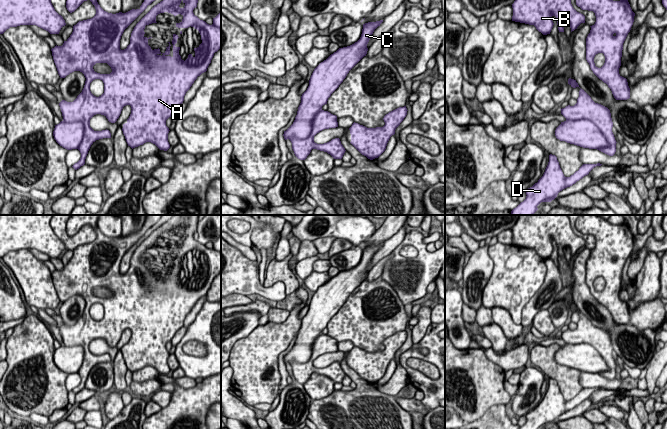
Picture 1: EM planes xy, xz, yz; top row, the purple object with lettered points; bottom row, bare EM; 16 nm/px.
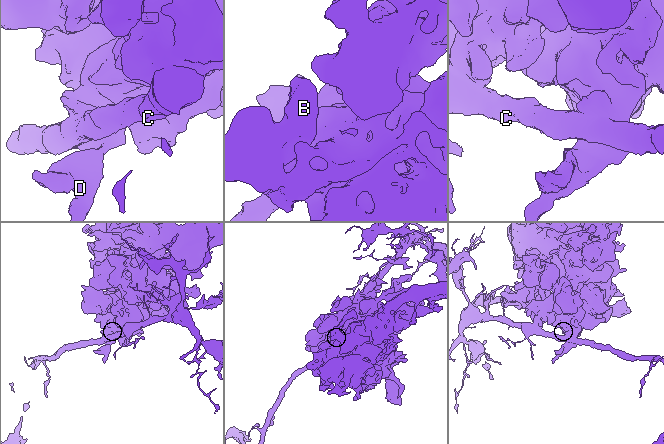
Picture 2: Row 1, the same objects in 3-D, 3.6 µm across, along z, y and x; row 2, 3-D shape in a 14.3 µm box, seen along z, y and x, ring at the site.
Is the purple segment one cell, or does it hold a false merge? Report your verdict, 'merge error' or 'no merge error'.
merge error

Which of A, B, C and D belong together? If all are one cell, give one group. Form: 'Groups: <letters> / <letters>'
Groups: A B D / C

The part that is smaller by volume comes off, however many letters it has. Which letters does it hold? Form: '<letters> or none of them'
C

